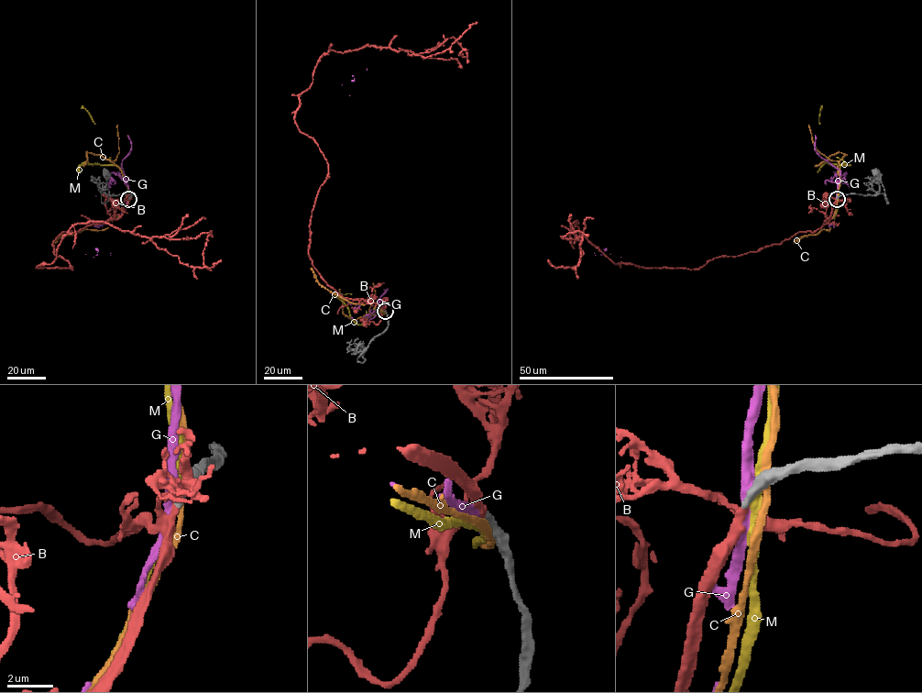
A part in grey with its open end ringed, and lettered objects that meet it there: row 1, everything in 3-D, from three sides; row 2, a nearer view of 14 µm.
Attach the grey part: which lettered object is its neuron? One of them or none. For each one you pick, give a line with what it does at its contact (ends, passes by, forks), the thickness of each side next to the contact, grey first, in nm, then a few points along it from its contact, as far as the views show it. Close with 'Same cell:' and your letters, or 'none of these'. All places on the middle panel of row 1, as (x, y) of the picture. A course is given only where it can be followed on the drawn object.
B: it passes by; 380 nm thick on the grey side, 240 nm on the other; it runs (385, 311), (342, 297), (308, 254), (328, 163), (295, 122), (300, 95), (330, 50), (467, 49)
Same cell: B

